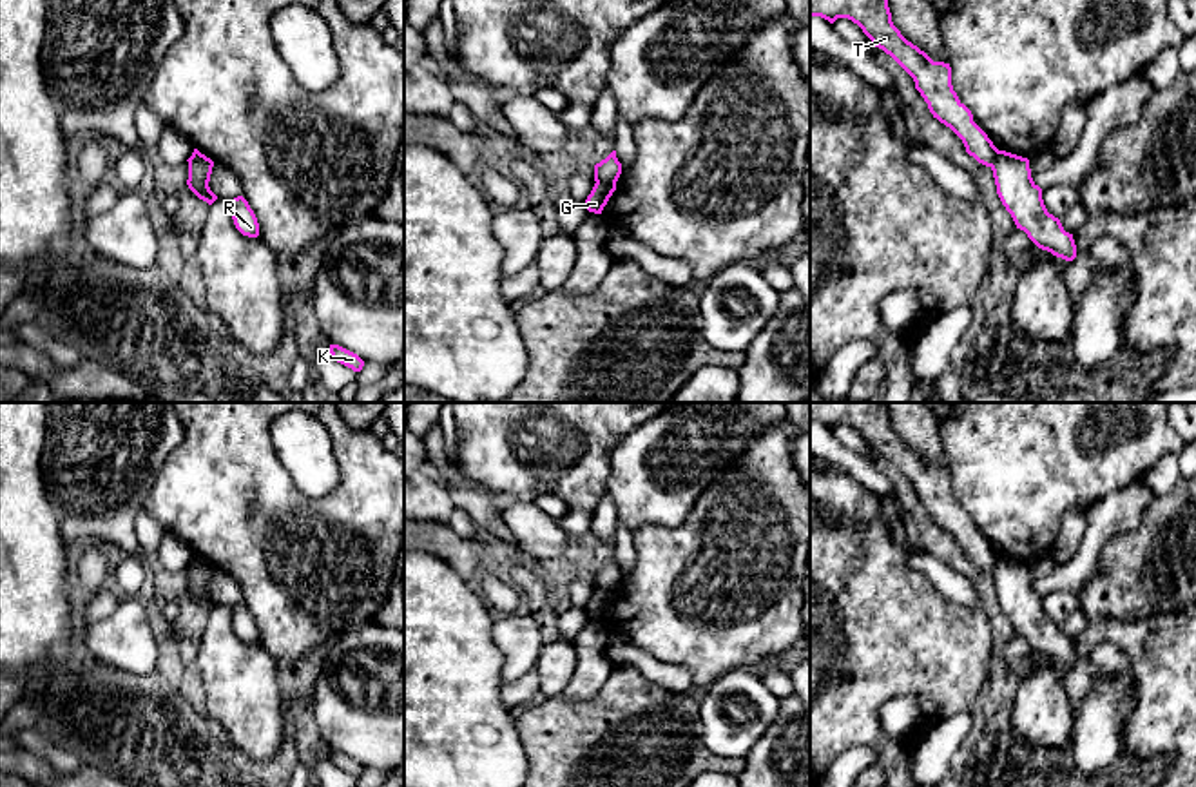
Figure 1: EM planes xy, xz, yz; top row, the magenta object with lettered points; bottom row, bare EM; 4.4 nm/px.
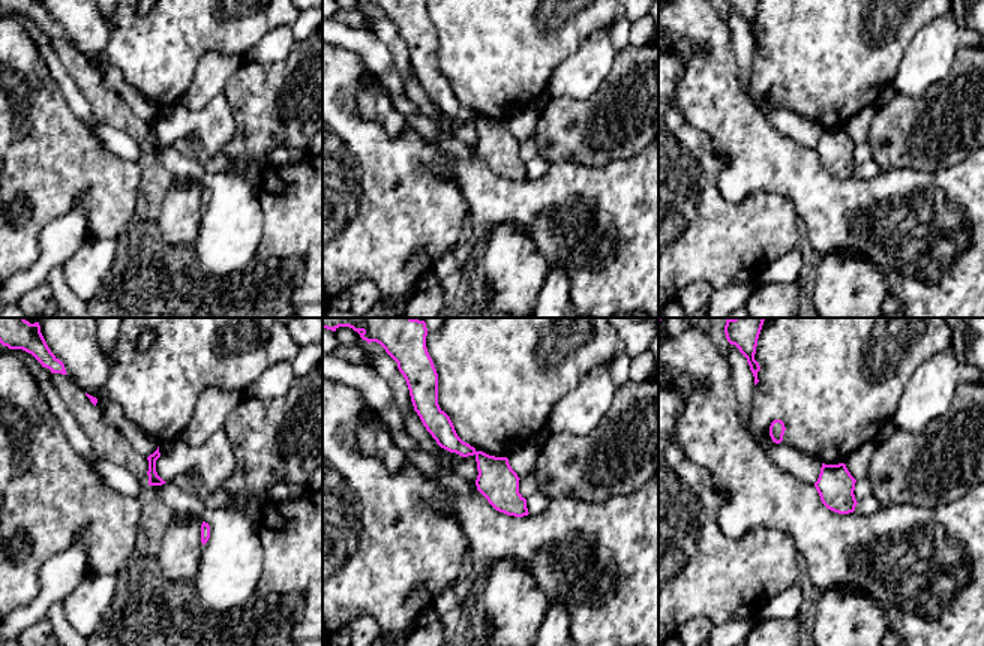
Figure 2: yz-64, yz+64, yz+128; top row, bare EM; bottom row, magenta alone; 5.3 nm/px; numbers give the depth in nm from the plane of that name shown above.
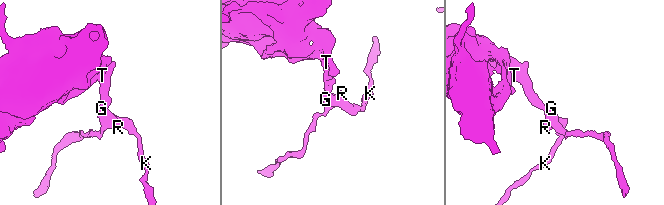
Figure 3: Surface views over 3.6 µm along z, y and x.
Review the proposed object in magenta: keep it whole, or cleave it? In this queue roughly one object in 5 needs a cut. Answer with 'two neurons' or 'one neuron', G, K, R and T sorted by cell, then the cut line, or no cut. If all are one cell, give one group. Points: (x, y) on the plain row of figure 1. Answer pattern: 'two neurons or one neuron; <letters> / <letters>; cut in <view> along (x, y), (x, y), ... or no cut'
two neurons; G K R / T; cut in xz along (597, 586), (615, 590)

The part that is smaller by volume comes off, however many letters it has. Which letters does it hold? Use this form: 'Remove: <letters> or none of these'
Remove: G, K, R

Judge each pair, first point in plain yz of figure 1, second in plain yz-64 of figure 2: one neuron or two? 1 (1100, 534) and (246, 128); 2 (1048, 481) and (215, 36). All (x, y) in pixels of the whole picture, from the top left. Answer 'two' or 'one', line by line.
1: two
2: one

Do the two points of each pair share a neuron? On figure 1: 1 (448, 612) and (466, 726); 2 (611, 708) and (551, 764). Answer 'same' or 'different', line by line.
1: same
2: same

